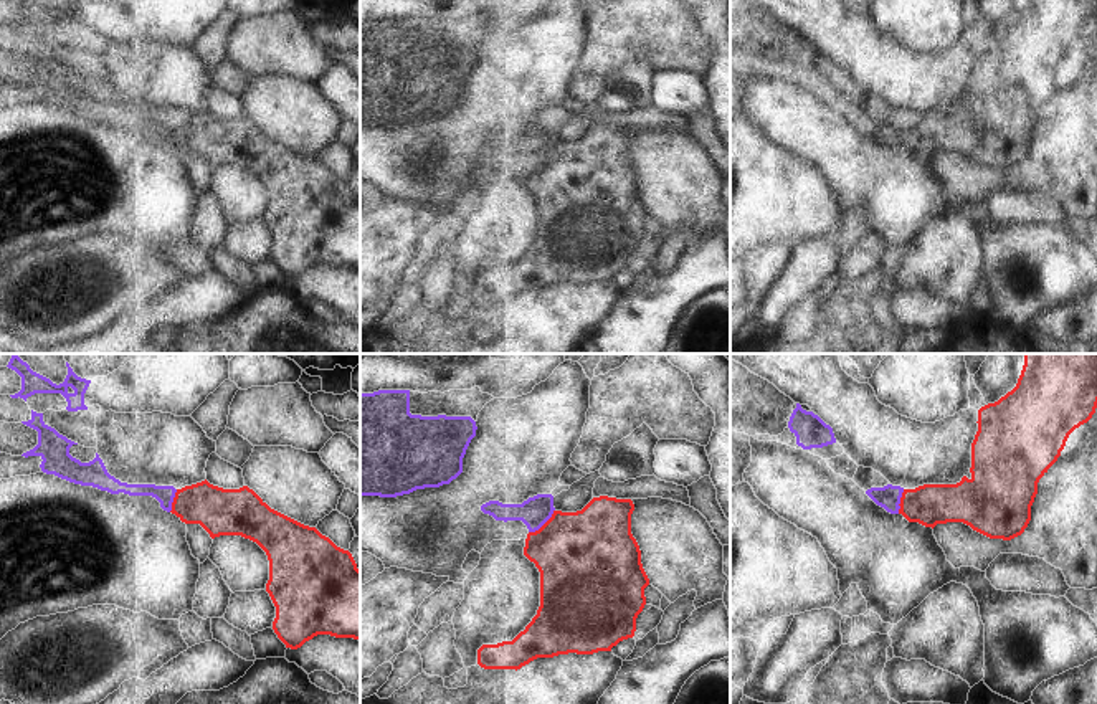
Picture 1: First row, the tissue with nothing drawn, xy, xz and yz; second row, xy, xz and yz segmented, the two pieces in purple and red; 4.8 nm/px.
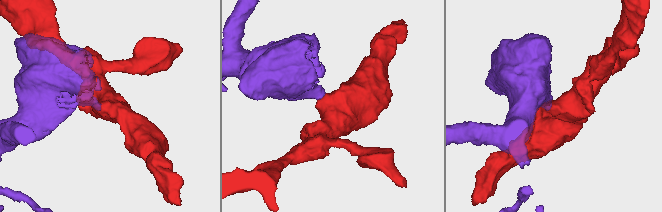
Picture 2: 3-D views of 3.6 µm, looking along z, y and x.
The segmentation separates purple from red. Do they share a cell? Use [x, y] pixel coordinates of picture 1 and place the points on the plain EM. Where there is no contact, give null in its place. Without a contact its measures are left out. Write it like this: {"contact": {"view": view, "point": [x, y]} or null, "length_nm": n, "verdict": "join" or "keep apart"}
{"contact": {"view": "xz", "point": [542, 154]}, "length_nm": 170, "verdict": "keep apart"}

